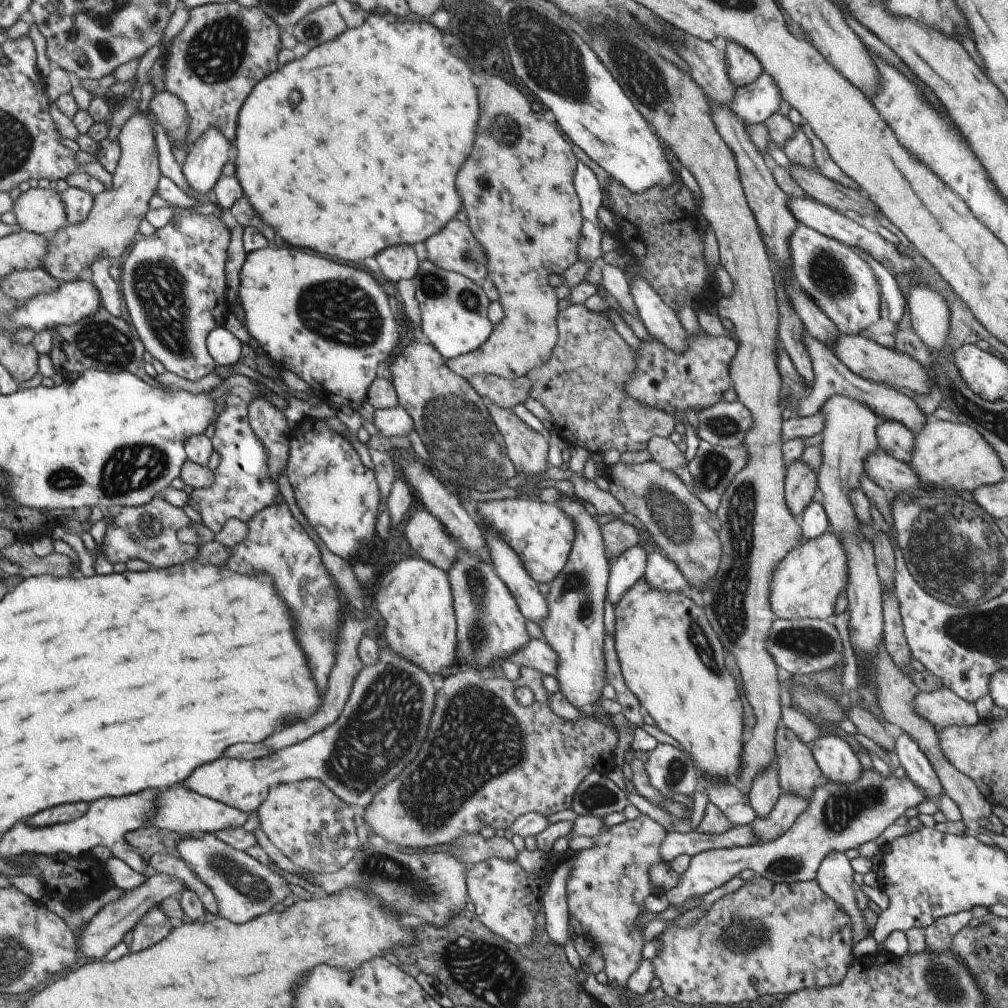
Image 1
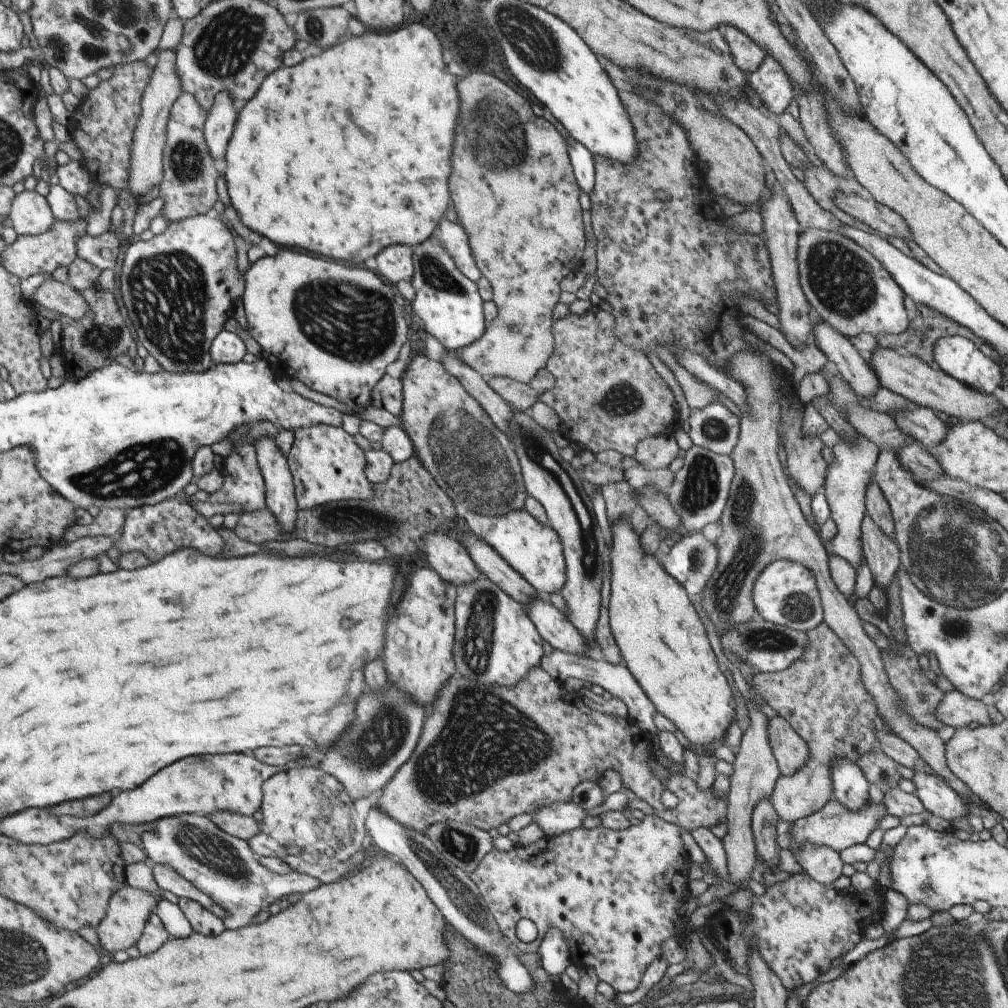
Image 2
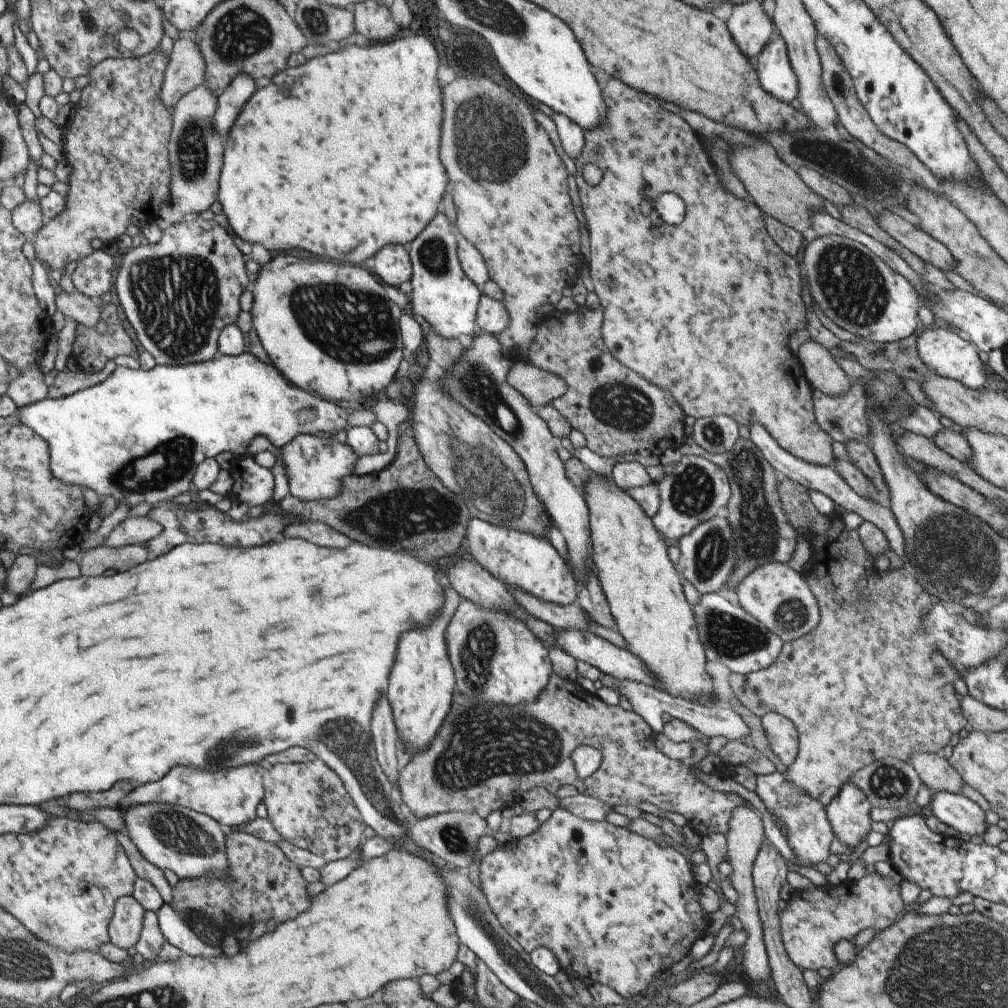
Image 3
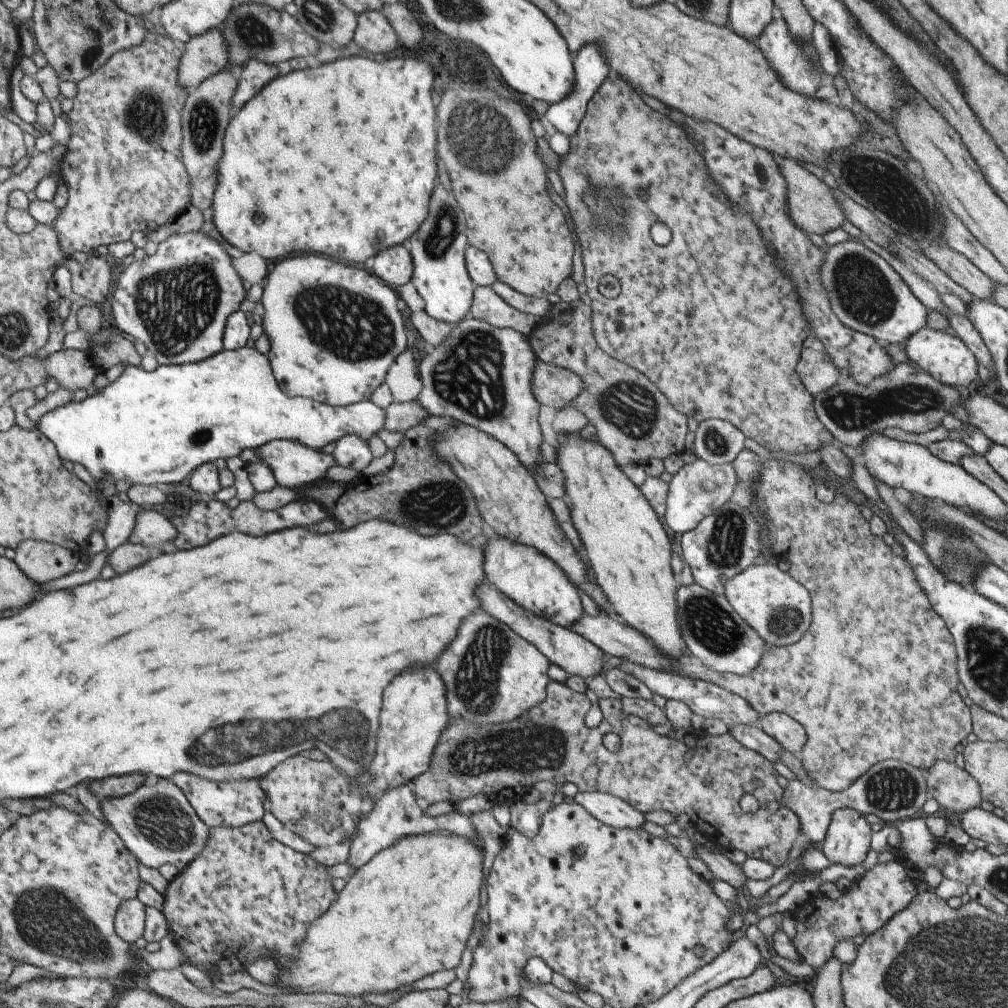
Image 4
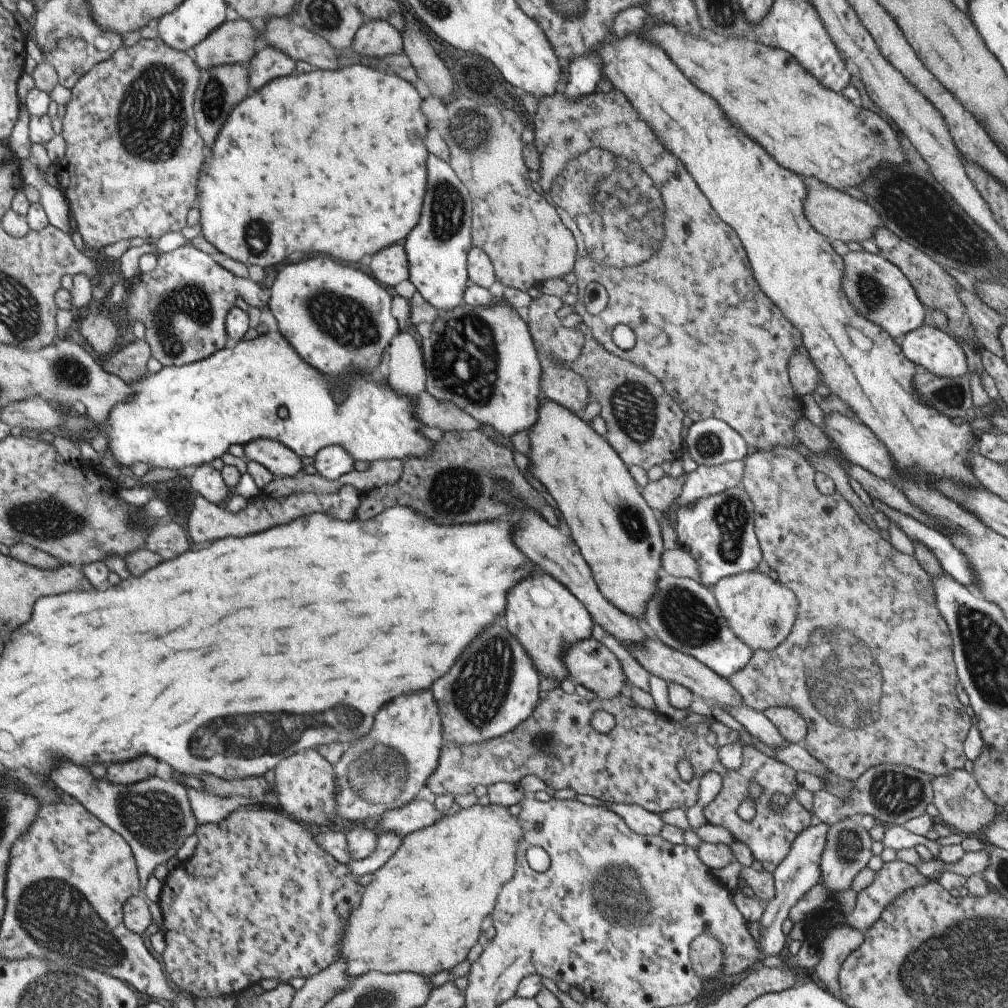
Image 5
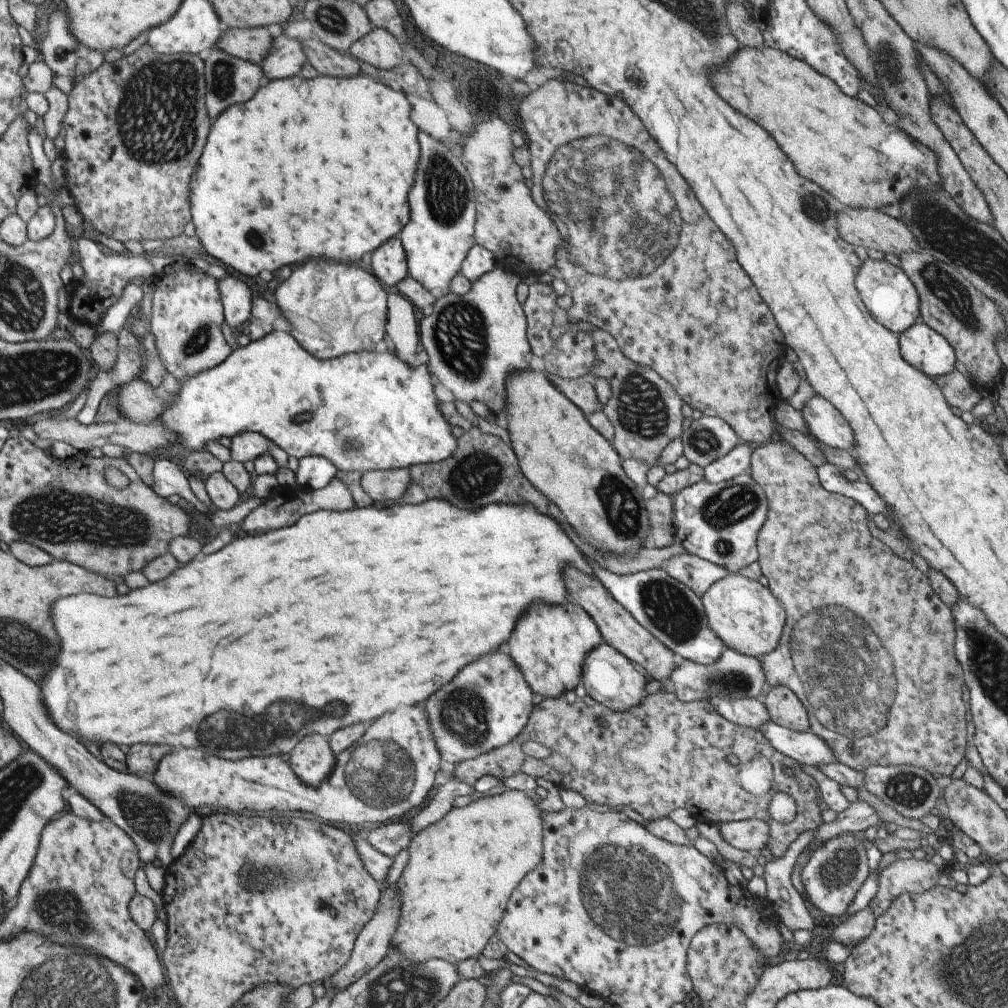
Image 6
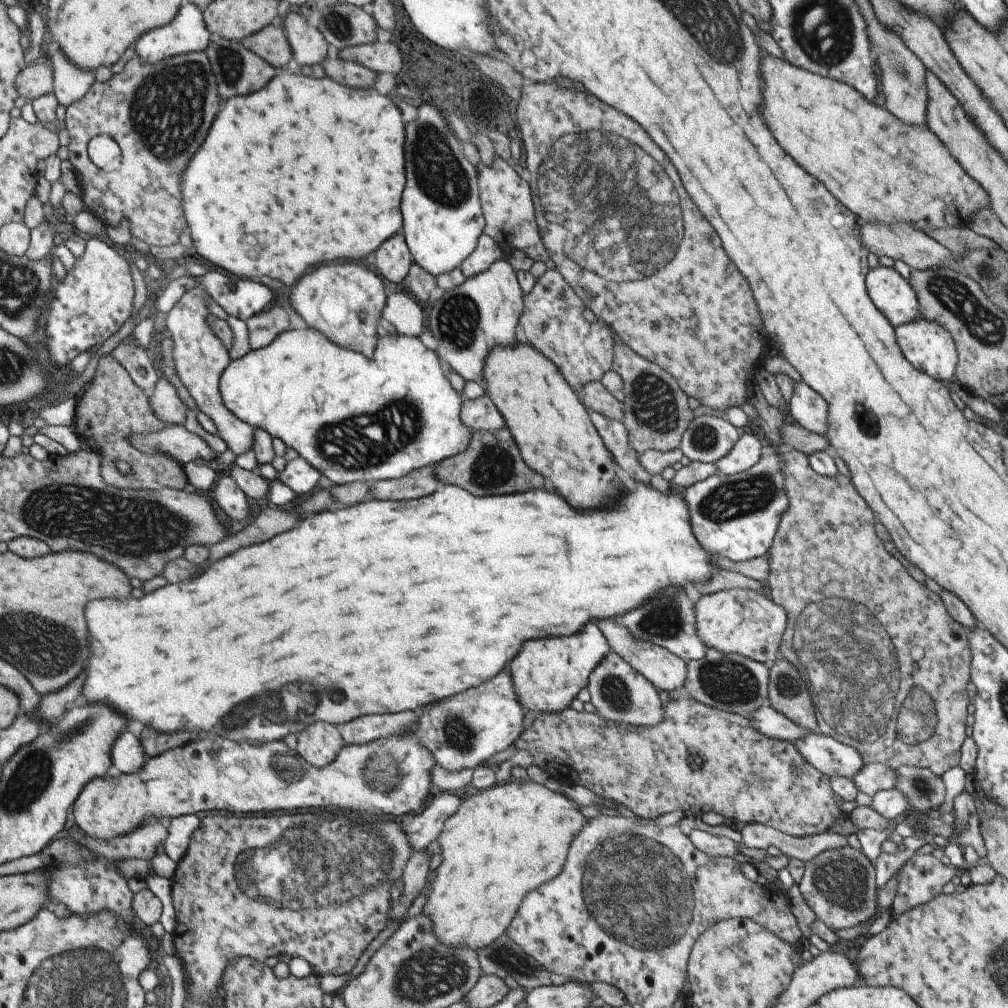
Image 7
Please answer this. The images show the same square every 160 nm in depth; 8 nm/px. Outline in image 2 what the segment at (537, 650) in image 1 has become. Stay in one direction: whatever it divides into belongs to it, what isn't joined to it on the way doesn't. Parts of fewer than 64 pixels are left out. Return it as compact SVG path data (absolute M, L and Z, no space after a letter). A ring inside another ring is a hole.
M553 649L551 653L542 657L539 667L555 681L563 682L566 678L575 678L589 685L597 685L607 691L615 699L620 699L626 707L627 718L641 731L649 736L657 736L658 730L653 724L656 709L641 691L639 684L634 680L625 664L611 665L604 660L593 661L586 657L577 657Z

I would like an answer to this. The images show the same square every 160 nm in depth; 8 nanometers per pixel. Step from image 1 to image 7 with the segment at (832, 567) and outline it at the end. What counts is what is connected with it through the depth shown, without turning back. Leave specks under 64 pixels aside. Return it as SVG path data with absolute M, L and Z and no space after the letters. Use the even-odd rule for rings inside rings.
M722 589L701 595L694 605L693 618L696 635L705 647L720 653L735 653L766 665L778 657L786 612L759 591Z

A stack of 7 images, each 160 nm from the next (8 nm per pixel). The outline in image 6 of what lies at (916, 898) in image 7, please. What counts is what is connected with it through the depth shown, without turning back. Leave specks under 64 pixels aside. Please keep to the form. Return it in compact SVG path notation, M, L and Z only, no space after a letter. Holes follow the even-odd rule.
M897 859L880 870L877 891L869 906L878 917L899 895L921 894L937 885L939 871L937 865L926 859Z

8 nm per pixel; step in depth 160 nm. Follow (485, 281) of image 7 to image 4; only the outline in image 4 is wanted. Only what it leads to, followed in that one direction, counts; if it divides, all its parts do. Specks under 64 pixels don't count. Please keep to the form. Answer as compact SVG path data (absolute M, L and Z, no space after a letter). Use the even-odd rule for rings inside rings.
M467 314L450 327L446 339L436 344L429 354L425 353L419 360L422 387L416 401L419 401L426 413L431 416L453 418L458 423L472 426L504 444L528 472L537 463L545 463L539 455L542 434L537 414L540 404L535 400L531 390L531 377L536 360L526 335L512 328L491 326L488 322Z

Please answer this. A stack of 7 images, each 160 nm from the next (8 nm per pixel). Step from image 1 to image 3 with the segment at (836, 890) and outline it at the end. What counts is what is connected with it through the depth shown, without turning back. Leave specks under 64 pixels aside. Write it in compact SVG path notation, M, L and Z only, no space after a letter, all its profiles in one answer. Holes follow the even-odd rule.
M774 773L758 775L754 792L761 799L764 806L777 817L783 825L783 835L790 849L797 858L793 859L802 866L817 864L829 858L829 844L833 840L833 831L828 823L824 806L806 792L797 788L792 782L785 780L784 774Z

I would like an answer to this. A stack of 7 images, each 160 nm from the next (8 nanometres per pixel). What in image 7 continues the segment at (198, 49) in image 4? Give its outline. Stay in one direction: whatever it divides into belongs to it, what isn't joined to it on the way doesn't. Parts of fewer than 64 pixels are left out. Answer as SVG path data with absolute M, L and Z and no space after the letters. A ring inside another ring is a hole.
M269 24L261 30L247 35L240 43L242 47L254 52L275 69L285 66L292 58L292 52L282 27Z

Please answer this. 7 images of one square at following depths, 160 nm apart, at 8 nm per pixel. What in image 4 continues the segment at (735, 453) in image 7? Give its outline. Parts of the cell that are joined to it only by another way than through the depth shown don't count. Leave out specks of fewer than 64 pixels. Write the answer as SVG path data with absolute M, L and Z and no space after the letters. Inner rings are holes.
M696 459L692 464L683 465L669 480L666 509L661 518L677 534L691 530L705 516L709 516L709 513L719 508L724 502L729 501L737 480L738 476L731 463L710 465L701 459Z

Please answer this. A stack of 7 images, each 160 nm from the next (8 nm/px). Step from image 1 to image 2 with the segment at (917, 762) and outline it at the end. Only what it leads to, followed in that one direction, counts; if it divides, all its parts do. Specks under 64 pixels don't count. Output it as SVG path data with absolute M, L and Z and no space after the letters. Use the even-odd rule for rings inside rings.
M914 770L911 782L915 786L915 795L921 801L924 810L943 818L943 820L961 820L966 818L973 808L968 808L966 802L943 780L933 775Z

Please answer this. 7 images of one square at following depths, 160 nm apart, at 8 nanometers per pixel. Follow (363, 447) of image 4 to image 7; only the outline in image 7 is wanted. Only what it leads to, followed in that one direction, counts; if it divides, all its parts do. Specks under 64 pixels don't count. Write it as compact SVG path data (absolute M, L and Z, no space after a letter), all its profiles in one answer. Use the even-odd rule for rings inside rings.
M297 457L286 462L284 468L275 473L274 480L284 483L295 495L307 494L315 488L321 475L305 459Z

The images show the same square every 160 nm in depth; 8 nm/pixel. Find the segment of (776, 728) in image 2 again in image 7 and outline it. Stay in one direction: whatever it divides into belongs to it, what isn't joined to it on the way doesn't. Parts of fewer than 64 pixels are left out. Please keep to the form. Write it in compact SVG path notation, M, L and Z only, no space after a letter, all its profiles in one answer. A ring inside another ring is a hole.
M779 656L768 665L768 702L773 710L797 726L811 732L818 730L805 679L790 662Z

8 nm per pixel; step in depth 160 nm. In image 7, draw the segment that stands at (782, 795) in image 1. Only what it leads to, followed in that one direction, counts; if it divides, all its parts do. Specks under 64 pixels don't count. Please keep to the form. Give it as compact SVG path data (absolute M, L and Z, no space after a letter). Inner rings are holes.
M783 447L779 451L780 456L780 471L782 472L782 481L784 482L784 489L786 490L786 495L788 496L788 506L786 511L781 515L781 520L779 521L777 530L775 531L774 537L772 538L772 543L770 544L769 550L767 552L770 554L769 570L766 578L766 586L769 587L769 598L776 604L781 605L786 612L786 625L783 631L783 636L780 642L779 654L778 656L790 662L796 669L798 673L801 673L802 679L805 679L806 687L809 691L809 696L812 699L812 705L815 709L814 715L816 716L816 722L818 724L818 731L821 734L833 737L833 740L840 741L841 744L849 745L851 748L856 748L857 752L860 752L861 760L864 764L886 764L893 769L903 768L905 765L919 768L928 768L933 774L941 776L946 770L951 767L957 766L960 756L960 746L963 739L966 737L963 731L965 730L965 718L967 718L967 713L970 712L970 707L972 705L972 700L967 697L967 692L965 691L965 686L970 680L970 648L968 645L968 632L964 626L961 626L948 612L943 604L942 600L939 600L939 595L929 591L925 586L917 584L907 572L905 568L883 548L881 540L877 538L876 532L873 531L873 524L875 524L875 518L871 509L866 505L866 502L857 494L855 487L850 481L850 477L842 475L841 473L835 473L833 476L826 477L811 470L809 466L807 457L795 449L789 449Z

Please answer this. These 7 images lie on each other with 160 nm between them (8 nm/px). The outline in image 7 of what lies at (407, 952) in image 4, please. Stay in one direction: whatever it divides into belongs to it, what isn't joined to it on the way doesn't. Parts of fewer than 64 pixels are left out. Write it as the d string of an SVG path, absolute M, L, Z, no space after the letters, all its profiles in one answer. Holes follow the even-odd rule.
M511 779L463 799L436 838L442 852L435 857L431 890L421 911L430 918L434 935L450 947L465 945L476 951L505 933L526 893L561 872L570 842L586 823L579 807L562 792L553 792L531 779Z

